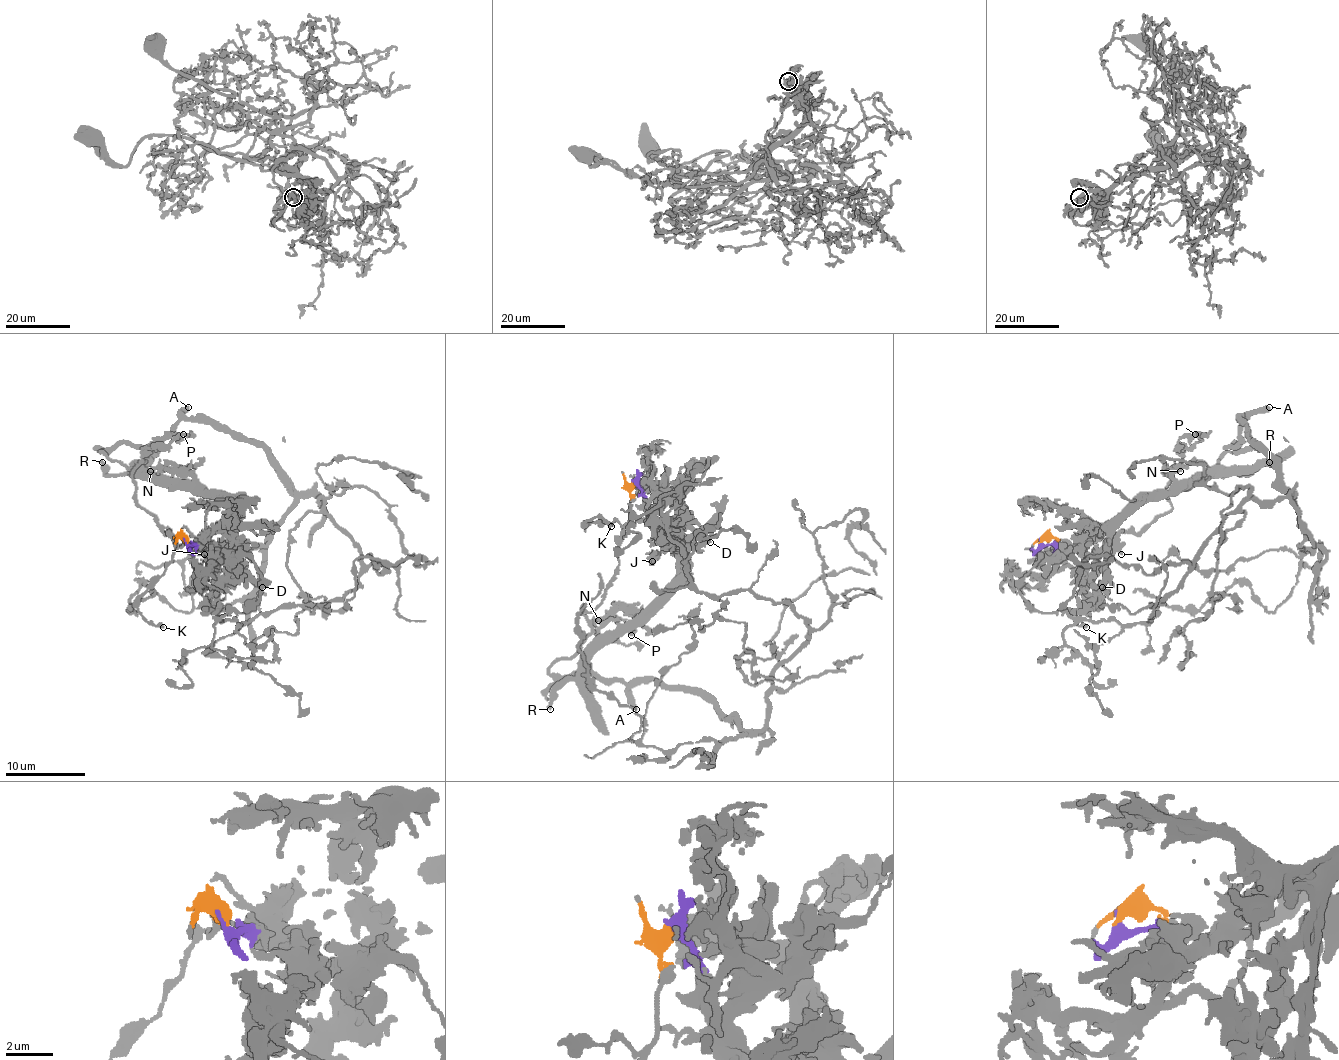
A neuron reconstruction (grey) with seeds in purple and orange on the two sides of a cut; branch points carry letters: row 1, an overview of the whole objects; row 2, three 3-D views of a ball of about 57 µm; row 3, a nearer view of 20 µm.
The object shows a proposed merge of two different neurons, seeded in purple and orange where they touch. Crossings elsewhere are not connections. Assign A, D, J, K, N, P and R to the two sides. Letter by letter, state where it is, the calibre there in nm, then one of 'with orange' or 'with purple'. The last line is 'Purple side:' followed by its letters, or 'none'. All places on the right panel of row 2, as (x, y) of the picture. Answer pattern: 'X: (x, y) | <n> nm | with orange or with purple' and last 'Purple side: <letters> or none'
A: (1269, 407) | 550 nm | with orange
D: (1102, 587) | 400 nm | with purple
J: (1121, 554) | 360 nm | with purple
K: (1086, 627) | 360 nm | with orange
N: (1180, 471) | 280 nm | with purple
P: (1195, 434) | 320 nm | with orange
R: (1269, 462) | 320 nm | with purple
Purple side: D, J, N, R

